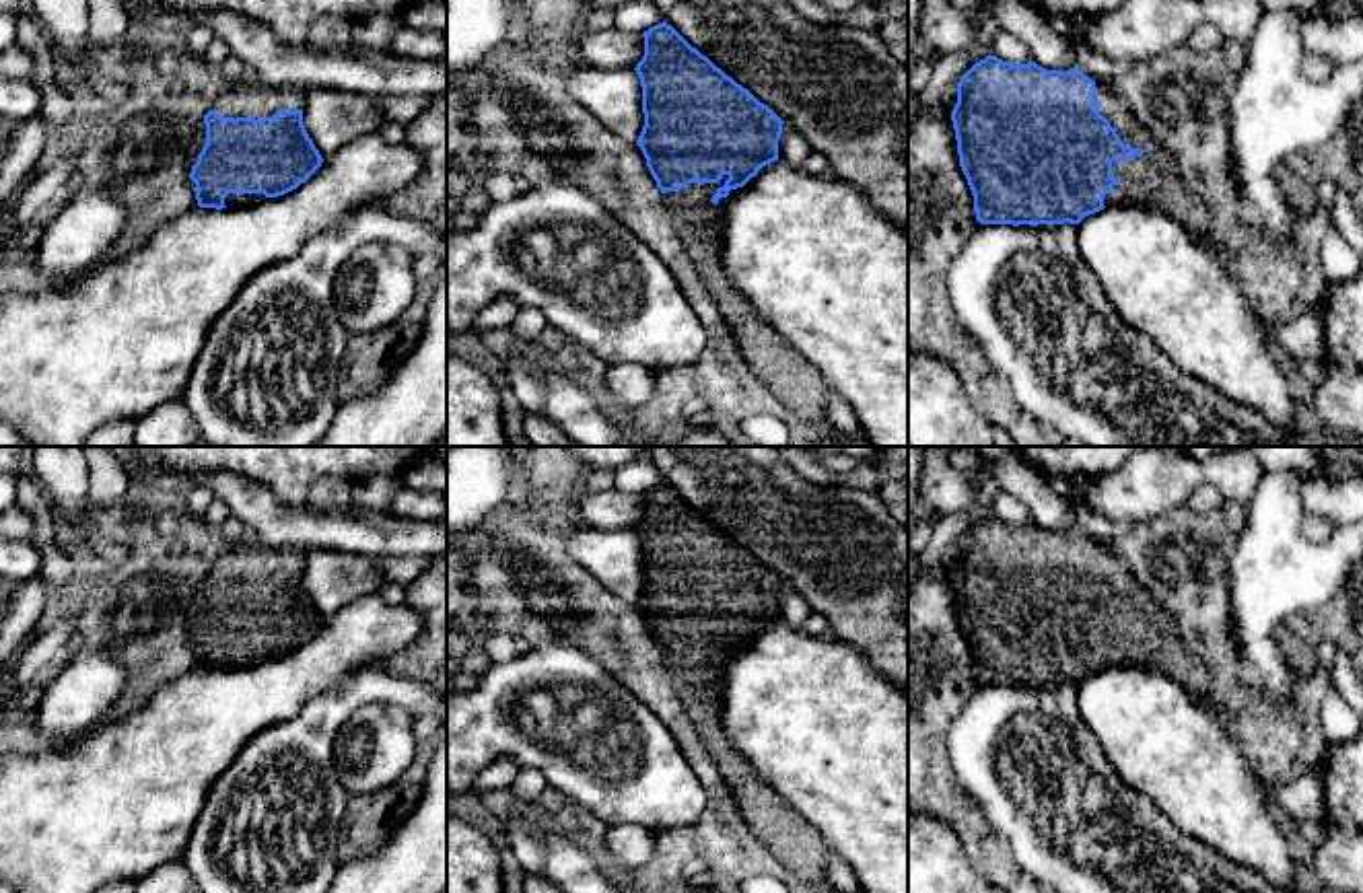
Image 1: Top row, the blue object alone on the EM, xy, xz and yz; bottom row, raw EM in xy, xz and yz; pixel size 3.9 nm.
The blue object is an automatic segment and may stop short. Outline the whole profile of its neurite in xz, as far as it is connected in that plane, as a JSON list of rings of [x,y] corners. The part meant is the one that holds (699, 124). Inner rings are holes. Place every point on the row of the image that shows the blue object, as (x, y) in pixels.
[[[665,21],[644,31],[642,37],[644,56],[634,70],[642,86],[644,126],[636,144],[663,193],[684,249],[702,276],[754,377],[799,420],[824,422],[826,379],[758,315],[723,267],[723,206],[727,195],[743,187],[762,167],[778,160],[778,140],[784,121],[692,47]]]

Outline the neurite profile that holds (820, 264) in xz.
[[[774,160],[723,206],[723,267],[842,395],[871,446],[908,446],[908,233],[857,185]]]

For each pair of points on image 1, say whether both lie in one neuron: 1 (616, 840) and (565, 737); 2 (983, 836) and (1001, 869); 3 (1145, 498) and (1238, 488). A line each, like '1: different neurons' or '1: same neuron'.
1: different neurons
2: same neuron
3: same neuron

